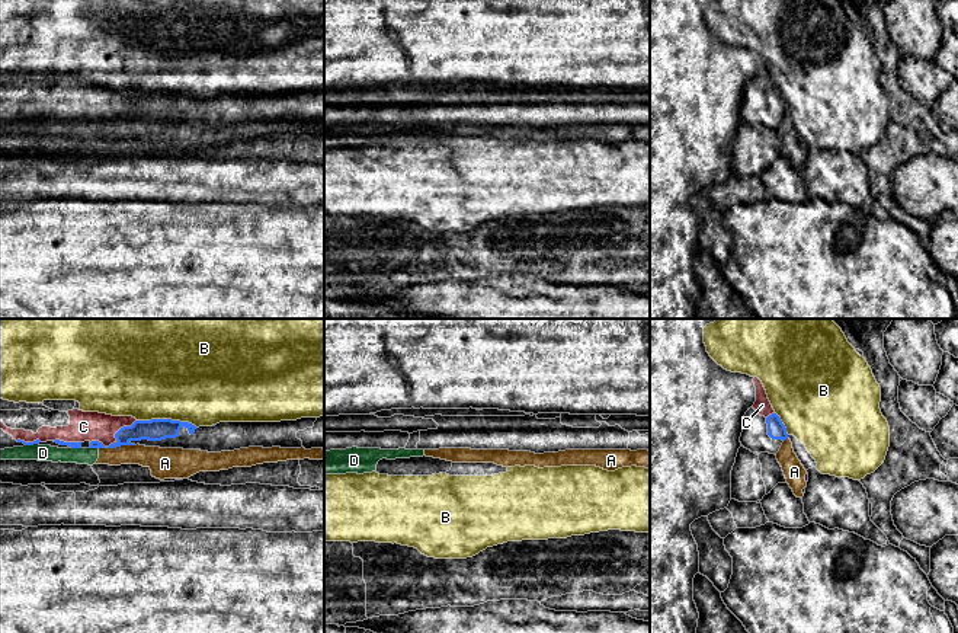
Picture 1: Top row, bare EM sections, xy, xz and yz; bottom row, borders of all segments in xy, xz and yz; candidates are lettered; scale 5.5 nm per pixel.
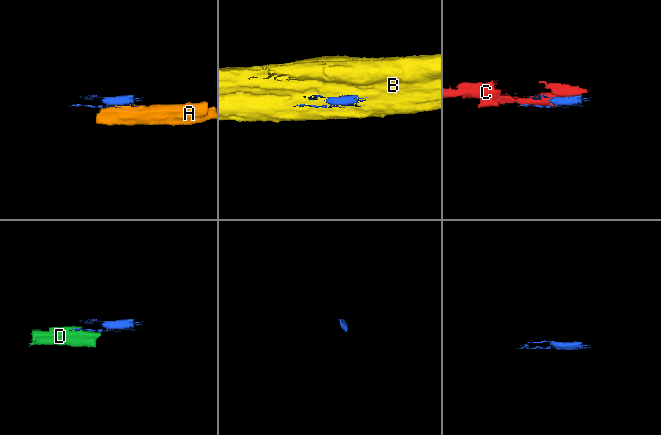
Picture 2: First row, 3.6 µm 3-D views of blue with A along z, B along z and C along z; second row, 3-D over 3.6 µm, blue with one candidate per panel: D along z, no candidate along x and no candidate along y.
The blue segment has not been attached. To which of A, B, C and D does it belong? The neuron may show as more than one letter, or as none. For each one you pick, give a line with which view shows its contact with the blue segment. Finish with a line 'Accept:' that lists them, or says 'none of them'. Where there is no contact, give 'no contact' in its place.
C: meets blue in xy
Accept: C

